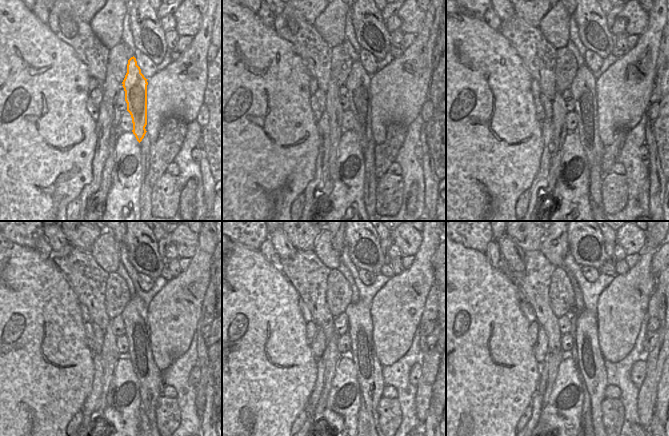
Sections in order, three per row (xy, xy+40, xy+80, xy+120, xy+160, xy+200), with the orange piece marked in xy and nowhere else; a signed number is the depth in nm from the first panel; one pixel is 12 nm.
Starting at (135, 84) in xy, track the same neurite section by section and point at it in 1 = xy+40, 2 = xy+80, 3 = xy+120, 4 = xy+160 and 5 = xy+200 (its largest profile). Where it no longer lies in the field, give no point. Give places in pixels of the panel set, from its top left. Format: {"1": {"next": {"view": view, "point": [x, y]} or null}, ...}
{"1": {"next": {"view": "xy+40", "point": [358, 84]}}, "2": {"next": {"view": "xy+80", "point": [583, 90]}}, "3": {"next": {"view": "xy+120", "point": [137, 331]}}, "4": {"next": {"view": "xy+160", "point": [369, 370]}}, "5": {"next": {"view": "xy+200", "point": [590, 362]}}}

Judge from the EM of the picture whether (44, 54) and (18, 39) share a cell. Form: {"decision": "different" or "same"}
{"decision": "same"}

